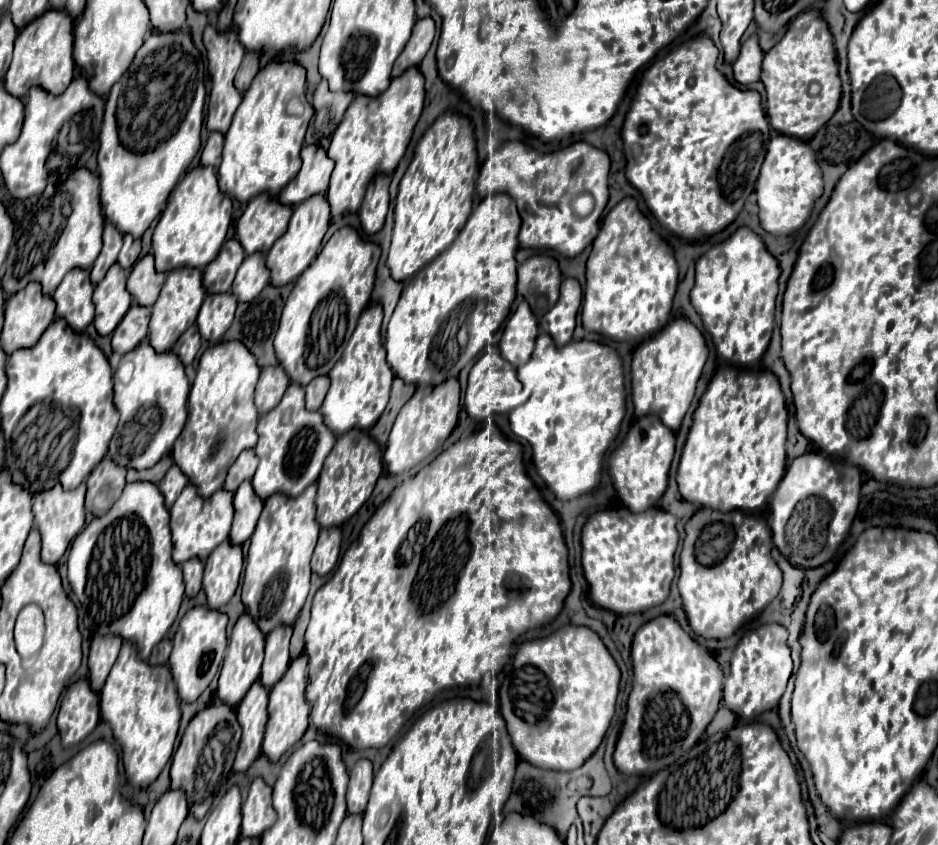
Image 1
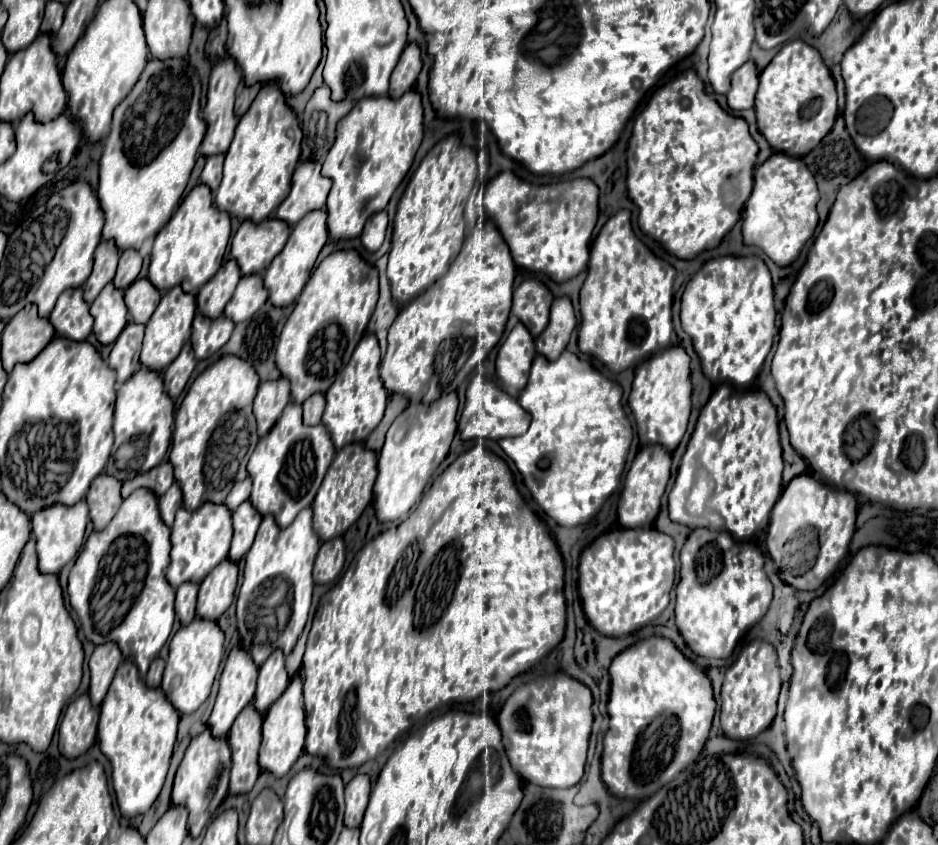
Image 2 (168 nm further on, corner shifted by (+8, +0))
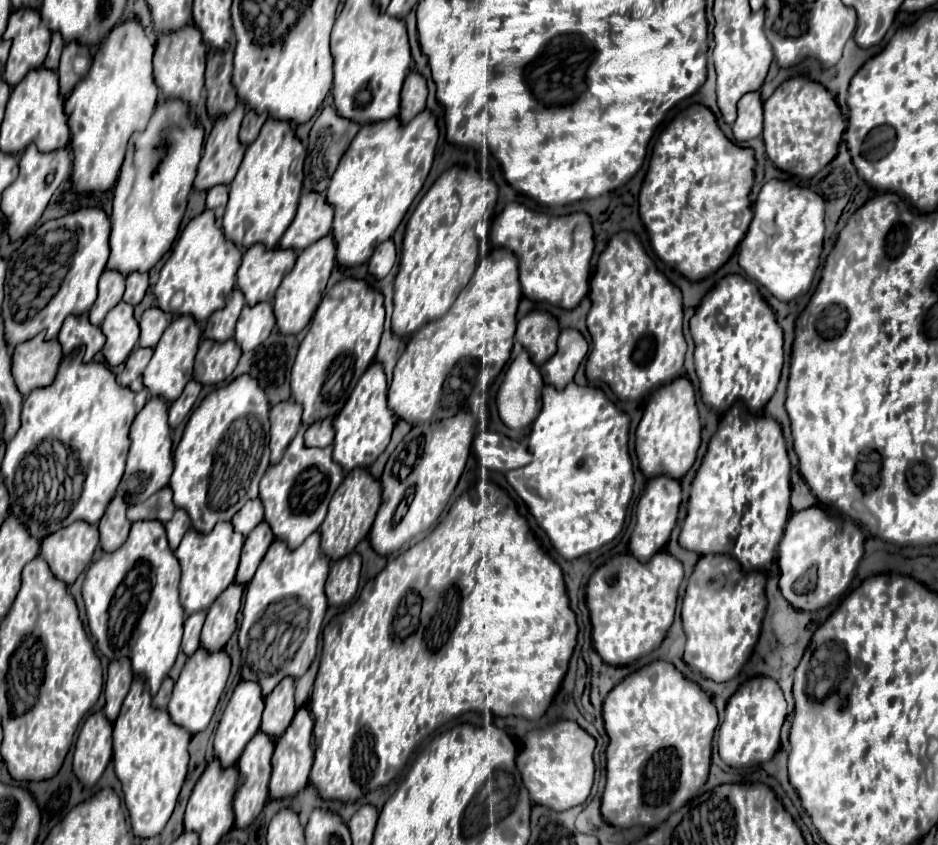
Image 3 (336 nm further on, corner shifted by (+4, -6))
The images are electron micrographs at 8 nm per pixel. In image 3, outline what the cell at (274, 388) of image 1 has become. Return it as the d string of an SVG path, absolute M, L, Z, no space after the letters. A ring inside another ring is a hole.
M282 400L270 408L270 460L278 462L288 442L300 426L302 406L294 400Z

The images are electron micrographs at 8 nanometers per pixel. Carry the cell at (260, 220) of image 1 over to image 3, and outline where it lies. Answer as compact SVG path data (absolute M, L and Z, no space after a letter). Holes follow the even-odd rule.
M250 246L240 262L236 286L244 292L248 304L272 302L274 292L288 270L292 270L296 250Z

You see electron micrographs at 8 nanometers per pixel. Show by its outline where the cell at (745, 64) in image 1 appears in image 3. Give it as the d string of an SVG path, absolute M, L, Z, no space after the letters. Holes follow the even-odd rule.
M752 90L752 92L746 92L738 102L734 138L742 142L760 134L762 134L762 98L758 90Z

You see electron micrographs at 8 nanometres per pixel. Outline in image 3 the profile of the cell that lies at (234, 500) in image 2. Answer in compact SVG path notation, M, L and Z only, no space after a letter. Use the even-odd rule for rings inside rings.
M256 498L256 500L248 500L240 512L232 518L232 524L234 524L234 530L240 532L240 534L248 534L248 530L252 530L252 526L256 526L256 522L262 522L264 520L264 508L262 508L262 502Z

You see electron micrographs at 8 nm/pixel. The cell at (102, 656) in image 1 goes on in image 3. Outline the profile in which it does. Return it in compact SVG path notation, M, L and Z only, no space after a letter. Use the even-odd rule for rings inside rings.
M128 656L124 658L118 658L118 660L112 660L108 664L108 676L106 676L106 682L104 682L104 698L106 698L106 704L104 704L104 714L110 722L116 720L118 712L120 712L120 704L124 700L124 696L128 694Z

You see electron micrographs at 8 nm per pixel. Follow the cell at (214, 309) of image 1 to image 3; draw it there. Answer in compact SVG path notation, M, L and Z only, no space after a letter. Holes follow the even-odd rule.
M234 338L226 342L202 340L196 362L194 362L194 378L200 384L218 384L232 374L242 350Z

